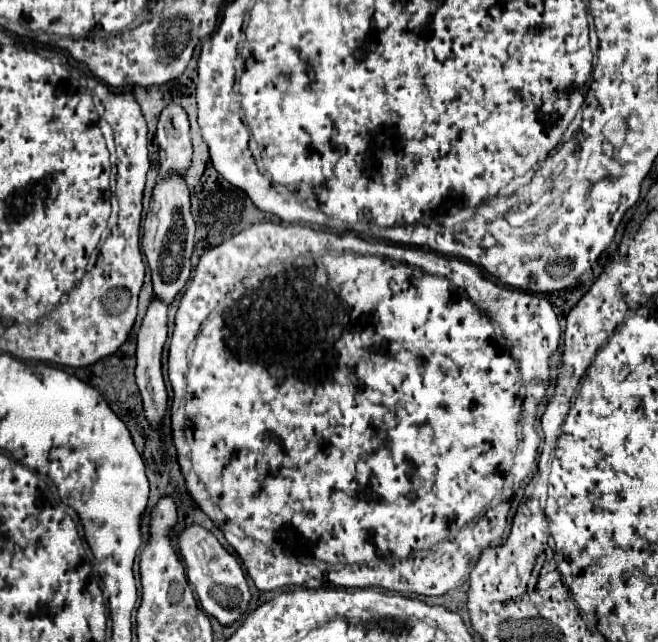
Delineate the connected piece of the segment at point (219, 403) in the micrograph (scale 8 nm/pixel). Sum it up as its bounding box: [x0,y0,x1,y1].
[168,210,560,596]

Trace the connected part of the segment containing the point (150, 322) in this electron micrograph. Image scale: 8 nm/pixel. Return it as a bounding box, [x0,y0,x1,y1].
[136,296,168,426]

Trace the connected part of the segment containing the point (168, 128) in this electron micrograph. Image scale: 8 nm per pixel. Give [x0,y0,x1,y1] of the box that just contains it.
[156,102,192,176]

